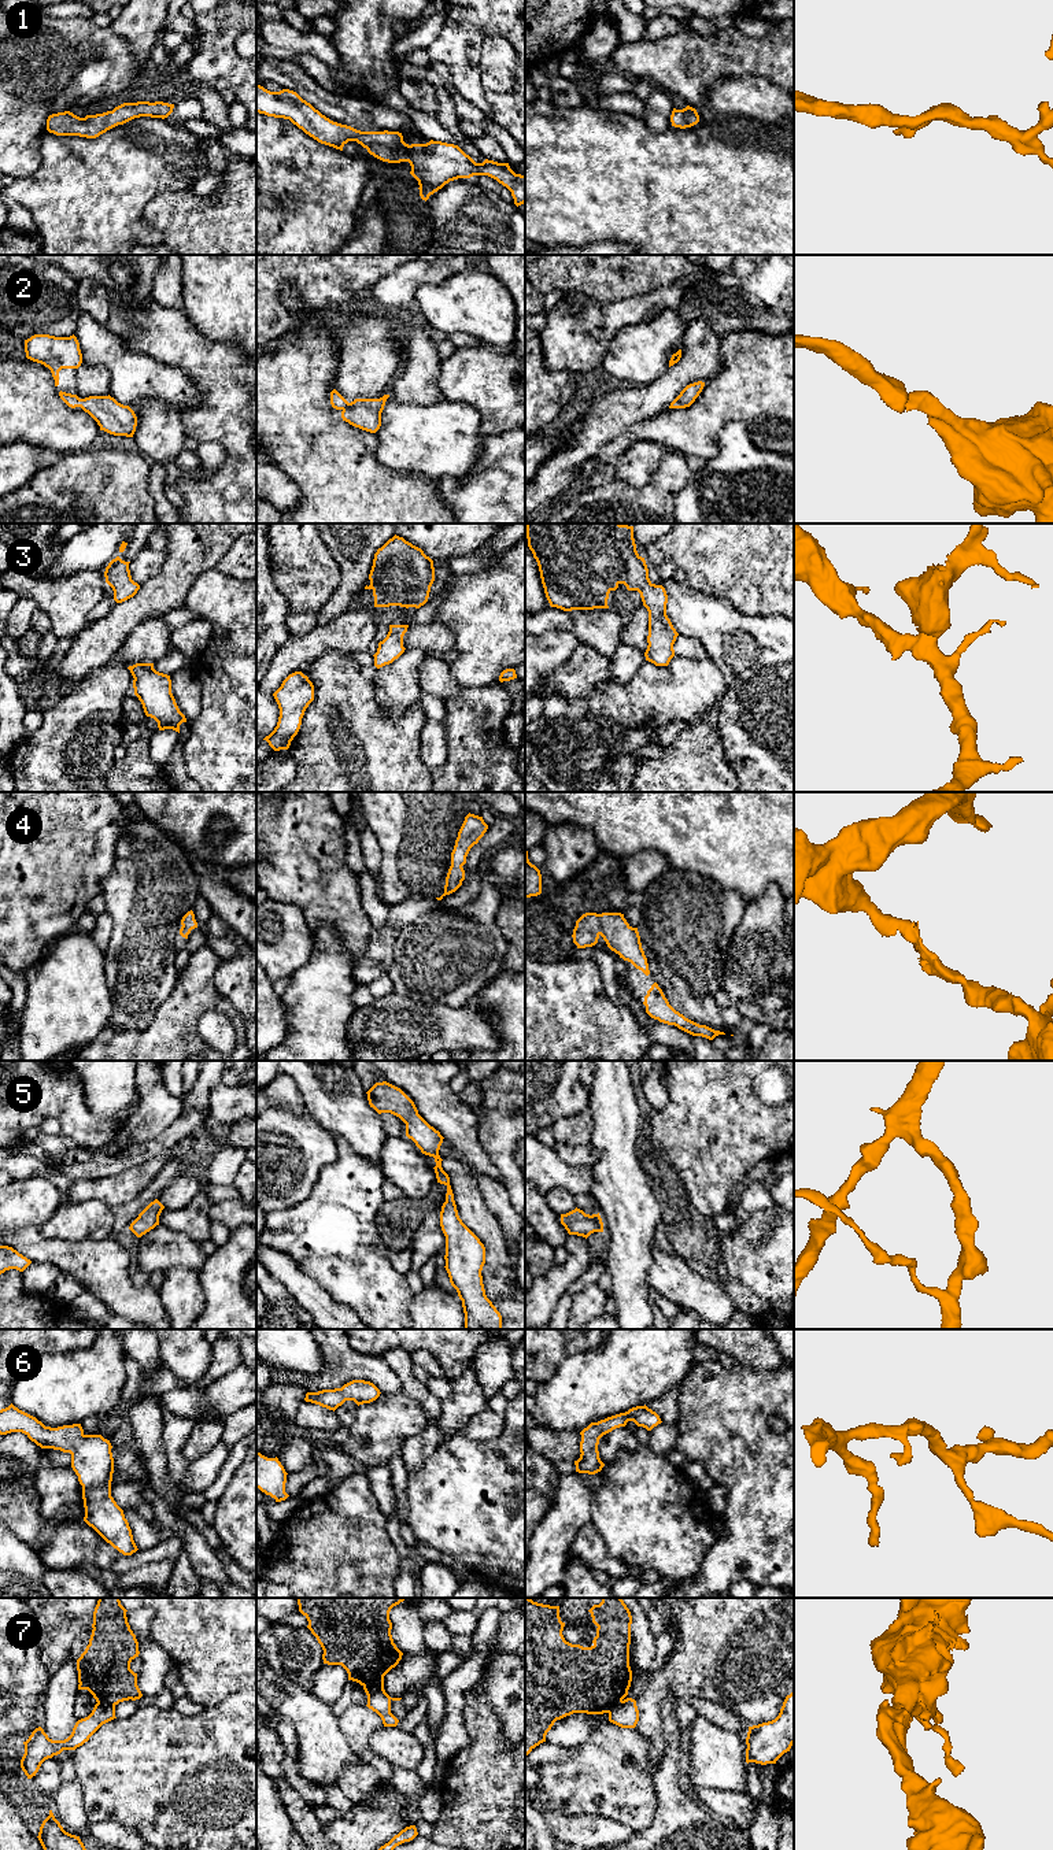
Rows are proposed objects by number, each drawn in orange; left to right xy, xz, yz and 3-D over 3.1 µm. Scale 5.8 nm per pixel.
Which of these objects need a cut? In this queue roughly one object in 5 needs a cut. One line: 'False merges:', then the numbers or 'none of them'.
False merges: 7

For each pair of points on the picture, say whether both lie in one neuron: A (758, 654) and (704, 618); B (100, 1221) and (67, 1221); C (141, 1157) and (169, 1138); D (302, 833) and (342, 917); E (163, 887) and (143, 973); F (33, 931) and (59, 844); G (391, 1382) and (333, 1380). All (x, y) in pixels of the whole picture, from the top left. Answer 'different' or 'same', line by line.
A: same
B: same
C: same
D: same
E: same
F: same
G: same

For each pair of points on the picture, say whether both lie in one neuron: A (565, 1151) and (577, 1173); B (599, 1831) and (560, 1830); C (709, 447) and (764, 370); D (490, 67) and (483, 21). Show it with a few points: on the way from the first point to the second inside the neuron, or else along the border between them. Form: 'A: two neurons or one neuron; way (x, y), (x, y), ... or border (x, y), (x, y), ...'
A: two neurons; border (553, 1147), (568, 1164), (591, 1166)
B: one neuron; way (590, 1830), (569, 1830)
C: one neuron; way (709, 428), (745, 389)
D: two neurons; border (505, 37), (488, 36), (483, 41), (479, 70)

